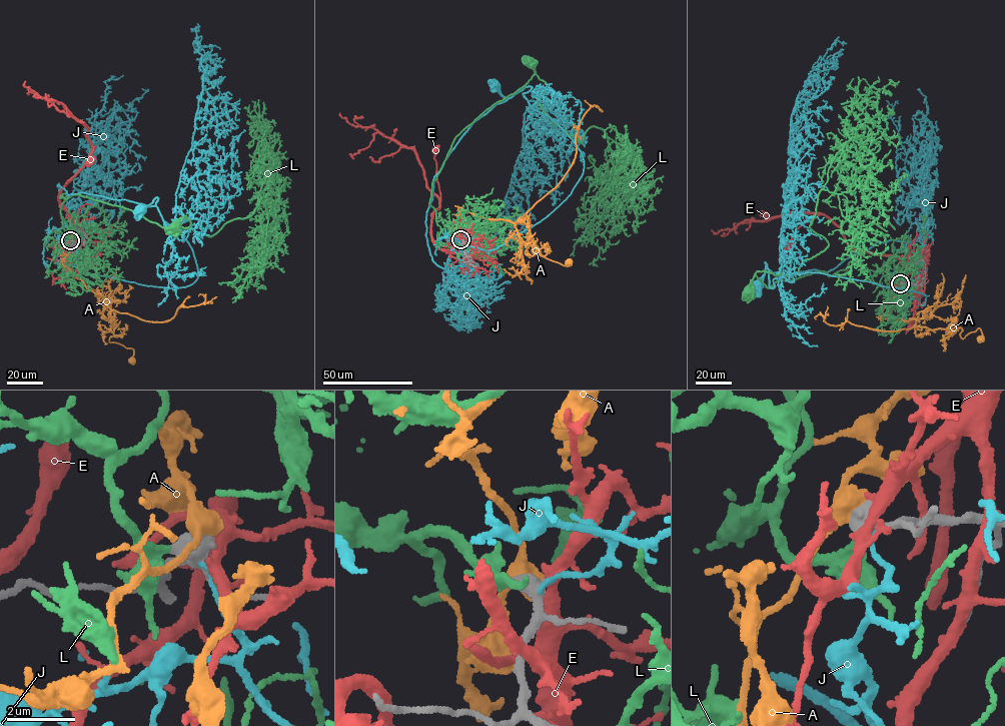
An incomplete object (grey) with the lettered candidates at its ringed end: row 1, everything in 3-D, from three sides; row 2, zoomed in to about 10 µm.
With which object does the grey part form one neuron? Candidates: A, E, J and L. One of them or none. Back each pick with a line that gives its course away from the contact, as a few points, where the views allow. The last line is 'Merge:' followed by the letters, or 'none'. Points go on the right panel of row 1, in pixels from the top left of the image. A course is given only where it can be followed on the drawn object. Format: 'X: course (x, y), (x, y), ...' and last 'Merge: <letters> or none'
L: course (900, 283), (896, 271), (875, 271), (852, 261), (830, 275), (816, 271), (767, 287), (754, 276), (748, 292)
Merge: L

